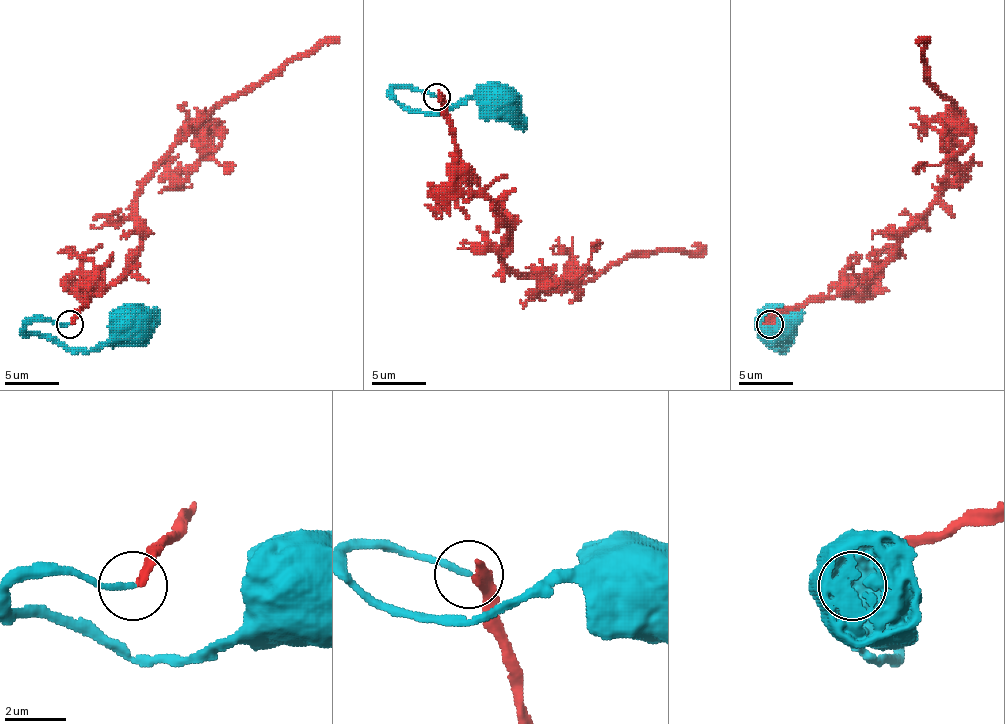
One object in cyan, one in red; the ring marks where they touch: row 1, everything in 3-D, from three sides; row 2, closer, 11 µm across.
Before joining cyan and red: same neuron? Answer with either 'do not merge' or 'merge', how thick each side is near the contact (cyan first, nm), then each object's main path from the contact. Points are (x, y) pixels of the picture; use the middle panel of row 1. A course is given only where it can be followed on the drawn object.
do not merge; calibres 200 and 320 nm; course cyan (436, 96), (398, 88), (392, 96), (411, 109), (441, 112), (469, 98), (499, 98); course red (439, 96), (455, 137), (455, 180), (507, 221), (504, 262), (515, 273), (589, 281), (629, 257), (706, 246)

